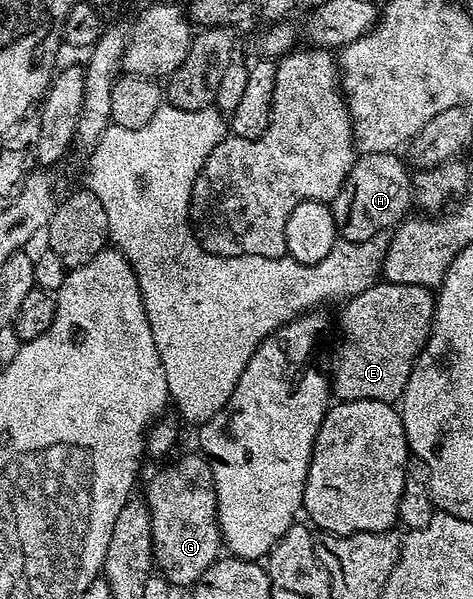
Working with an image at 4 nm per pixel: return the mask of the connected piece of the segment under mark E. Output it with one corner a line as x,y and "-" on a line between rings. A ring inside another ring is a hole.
378,282
372,284
367,290
363,290
357,296
351,296
344,301
341,312
341,341
337,344
337,353
333,356
333,376
331,372
331,392
338,401
343,400
378,400
384,404
393,404
400,401
407,386
407,378
411,378
413,363
417,356
425,348
425,343
429,341
429,334
433,330
433,315
437,310
437,302
434,293
423,286
411,286
410,284
391,284
388,282

